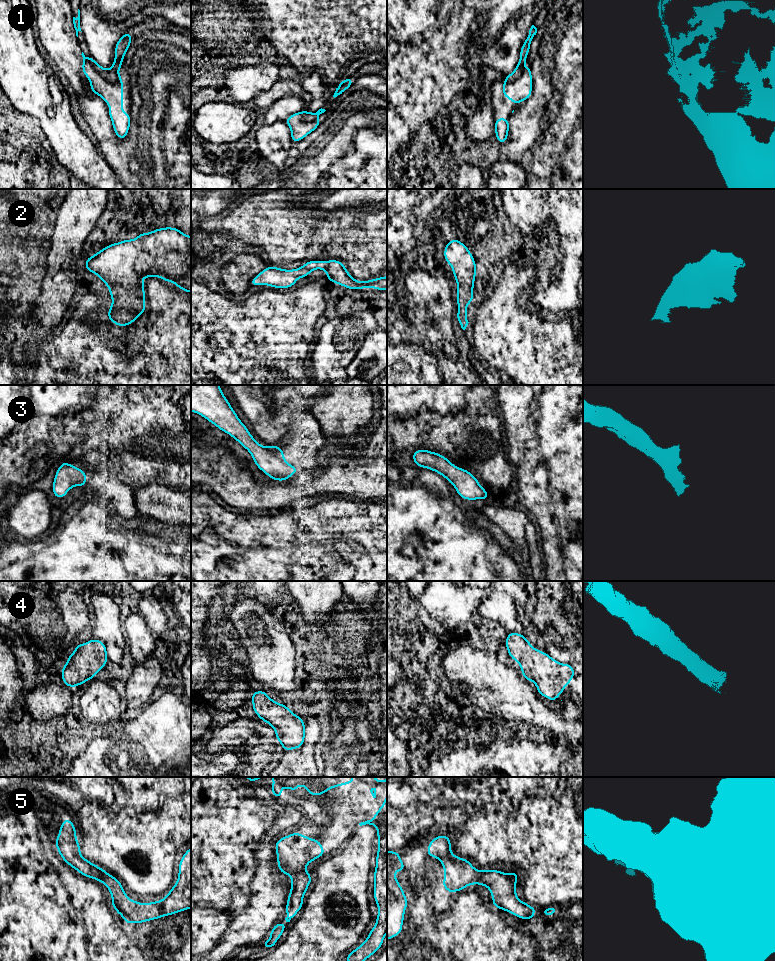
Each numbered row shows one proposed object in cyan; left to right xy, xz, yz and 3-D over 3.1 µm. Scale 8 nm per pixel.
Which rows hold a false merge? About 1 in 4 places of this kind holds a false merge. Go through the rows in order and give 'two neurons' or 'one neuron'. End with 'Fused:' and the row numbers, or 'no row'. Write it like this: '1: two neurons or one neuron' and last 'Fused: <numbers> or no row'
1: two neurons
2: one neuron
3: one neuron
4: one neuron
5: one neuron
Fused: 1

